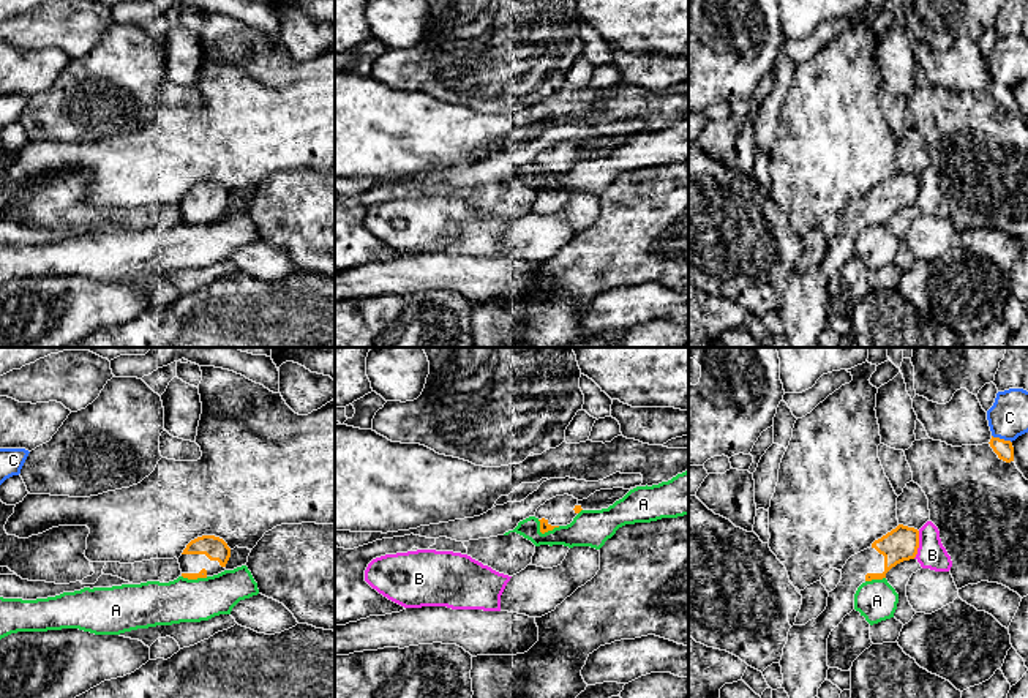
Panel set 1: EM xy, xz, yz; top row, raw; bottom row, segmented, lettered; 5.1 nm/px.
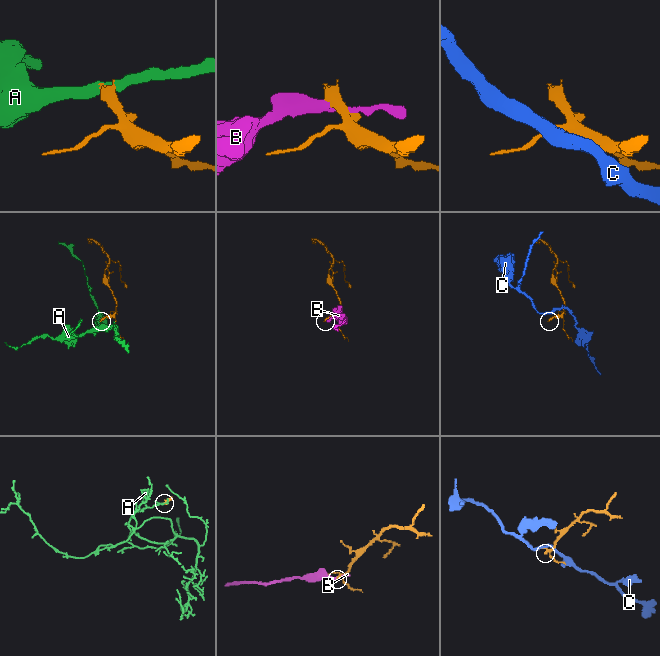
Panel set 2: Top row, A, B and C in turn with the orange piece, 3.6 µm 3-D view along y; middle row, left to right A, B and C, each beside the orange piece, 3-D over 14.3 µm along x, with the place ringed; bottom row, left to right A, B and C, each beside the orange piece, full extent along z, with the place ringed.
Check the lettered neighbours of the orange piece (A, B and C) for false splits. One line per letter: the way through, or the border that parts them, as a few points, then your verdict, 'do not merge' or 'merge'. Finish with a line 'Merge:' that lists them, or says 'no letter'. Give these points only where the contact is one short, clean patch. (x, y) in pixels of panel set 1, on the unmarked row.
A: border along xz (537, 166), (542, 179), (559, 172); do not merge
B: do not merge
C: do not merge
Merge: no letter

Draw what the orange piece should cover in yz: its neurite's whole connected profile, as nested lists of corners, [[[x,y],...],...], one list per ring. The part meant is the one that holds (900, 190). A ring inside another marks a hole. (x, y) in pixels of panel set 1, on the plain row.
[[[899,171],[875,186],[870,194],[851,202],[843,212],[842,226],[829,238],[826,256],[805,272],[793,272],[780,306],[790,347],[810,347],[827,324],[827,284],[846,261],[854,256],[857,234],[886,220],[903,207],[914,205],[919,177]]]

